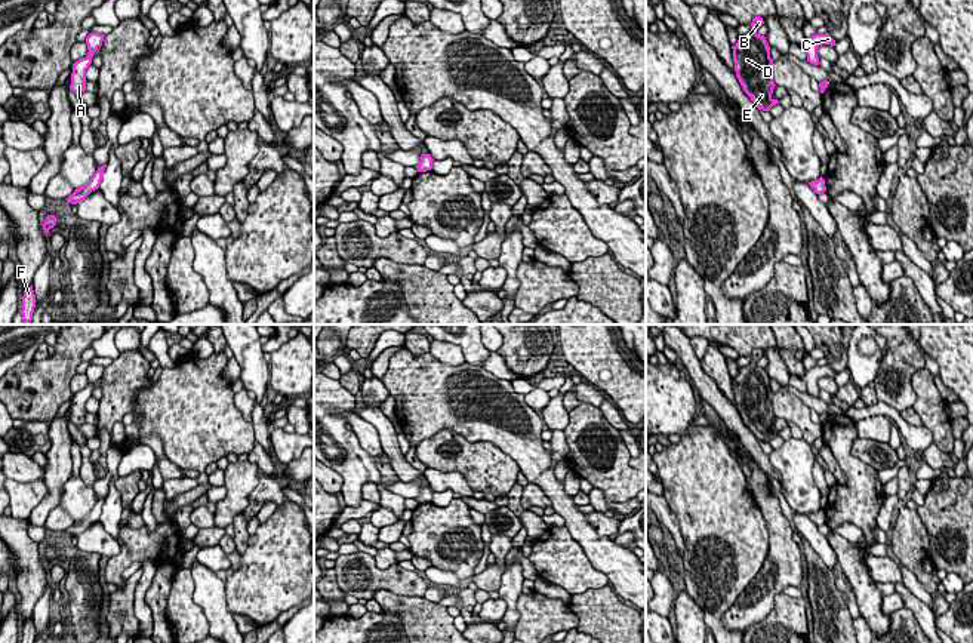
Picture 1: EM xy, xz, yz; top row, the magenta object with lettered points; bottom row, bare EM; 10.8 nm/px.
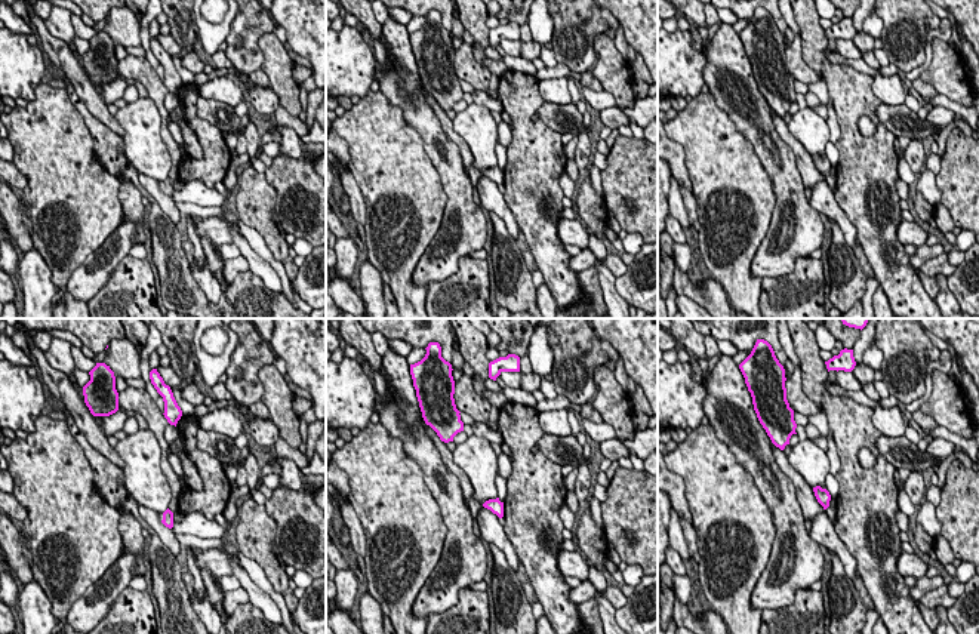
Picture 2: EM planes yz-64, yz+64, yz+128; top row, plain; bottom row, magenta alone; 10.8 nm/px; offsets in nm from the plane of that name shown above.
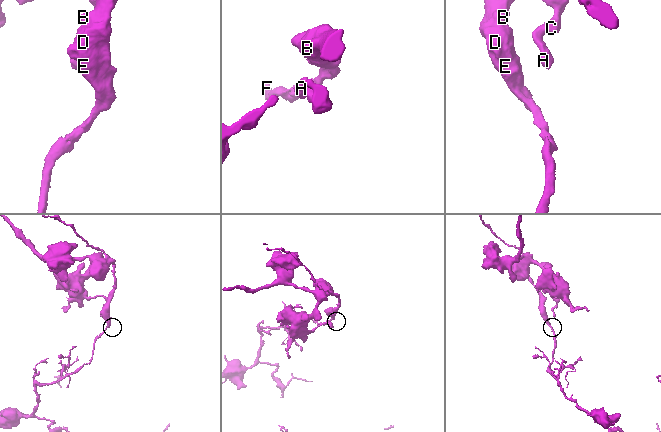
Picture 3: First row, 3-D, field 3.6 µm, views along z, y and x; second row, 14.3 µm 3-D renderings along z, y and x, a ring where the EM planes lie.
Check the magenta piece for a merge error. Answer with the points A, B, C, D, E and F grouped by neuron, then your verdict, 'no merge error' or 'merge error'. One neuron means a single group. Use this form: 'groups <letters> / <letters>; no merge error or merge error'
groups A B C D E F; no merge error

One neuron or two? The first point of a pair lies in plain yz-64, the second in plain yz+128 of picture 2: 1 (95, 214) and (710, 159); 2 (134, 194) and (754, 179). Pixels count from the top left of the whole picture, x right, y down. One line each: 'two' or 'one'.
1: one
2: two

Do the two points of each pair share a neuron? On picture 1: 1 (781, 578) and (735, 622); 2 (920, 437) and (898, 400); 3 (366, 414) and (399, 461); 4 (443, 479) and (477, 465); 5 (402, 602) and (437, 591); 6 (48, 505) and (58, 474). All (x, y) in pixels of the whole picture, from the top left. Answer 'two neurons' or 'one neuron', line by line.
1: one neuron
2: two neurons
3: one neuron
4: two neurons
5: two neurons
6: one neuron

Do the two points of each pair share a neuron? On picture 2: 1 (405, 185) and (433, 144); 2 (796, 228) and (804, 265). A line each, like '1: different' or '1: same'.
1: different
2: different

